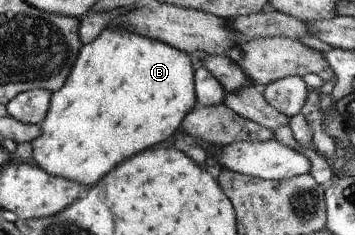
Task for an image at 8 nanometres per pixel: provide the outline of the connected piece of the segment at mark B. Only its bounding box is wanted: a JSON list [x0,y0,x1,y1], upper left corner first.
[32,26,197,187]

